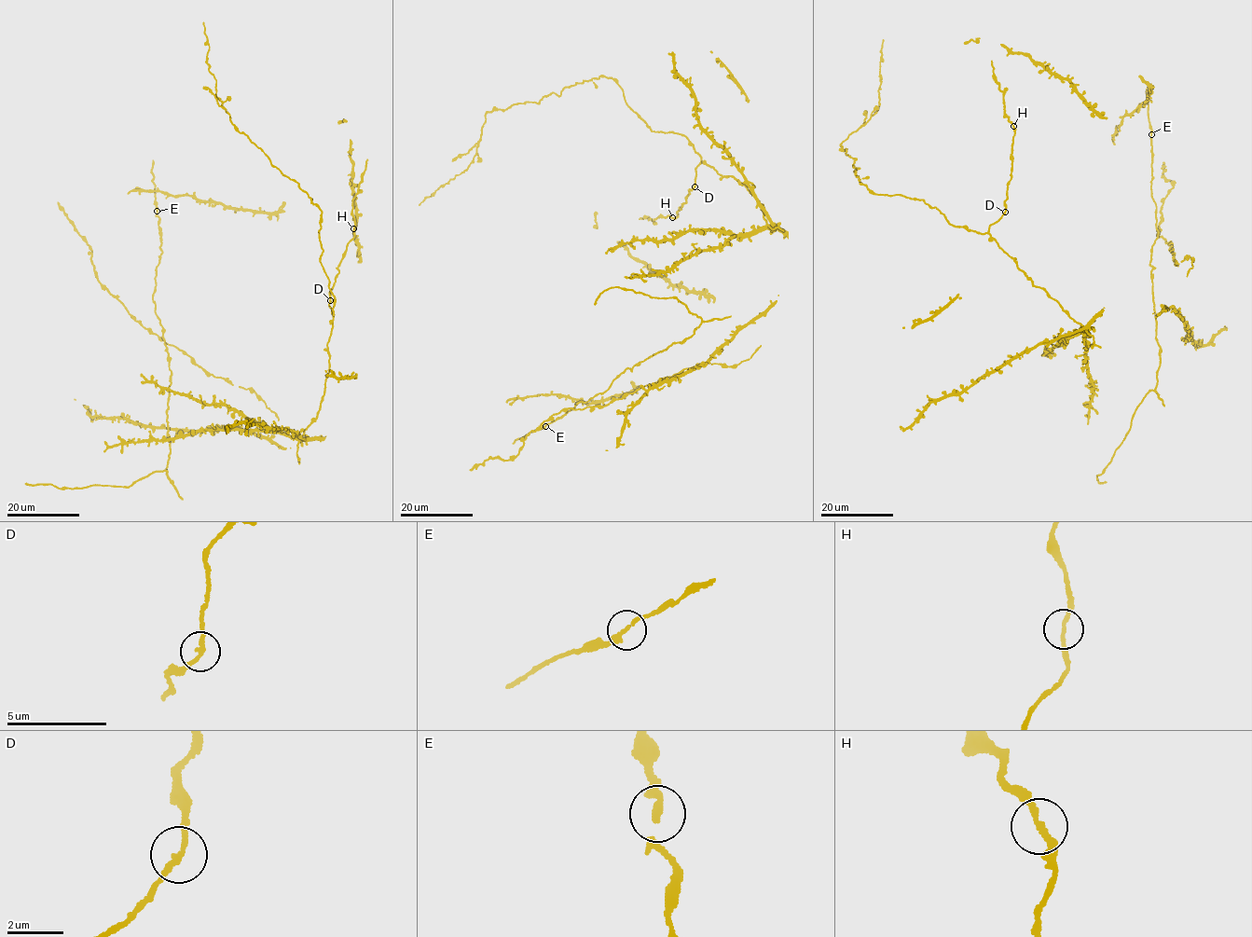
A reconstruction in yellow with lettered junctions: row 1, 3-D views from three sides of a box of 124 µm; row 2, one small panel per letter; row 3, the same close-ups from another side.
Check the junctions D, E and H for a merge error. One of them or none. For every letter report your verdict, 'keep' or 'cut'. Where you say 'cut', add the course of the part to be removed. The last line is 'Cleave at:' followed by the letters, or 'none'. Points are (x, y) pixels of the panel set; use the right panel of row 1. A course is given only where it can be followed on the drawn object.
D: keep
E: keep
H: keep
Cleave at: none

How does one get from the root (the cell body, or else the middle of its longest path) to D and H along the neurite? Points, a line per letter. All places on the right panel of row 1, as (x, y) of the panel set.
D: (1085, 355), (1089, 345), (1084, 337), (1089, 328), (1073, 321), (1044, 289), (1033, 284), (987, 232), (1005, 212)
H: (1085, 355), (1089, 328), (1073, 321), (1044, 289), (1033, 284), (987, 232), (1006, 211), (1013, 126)

